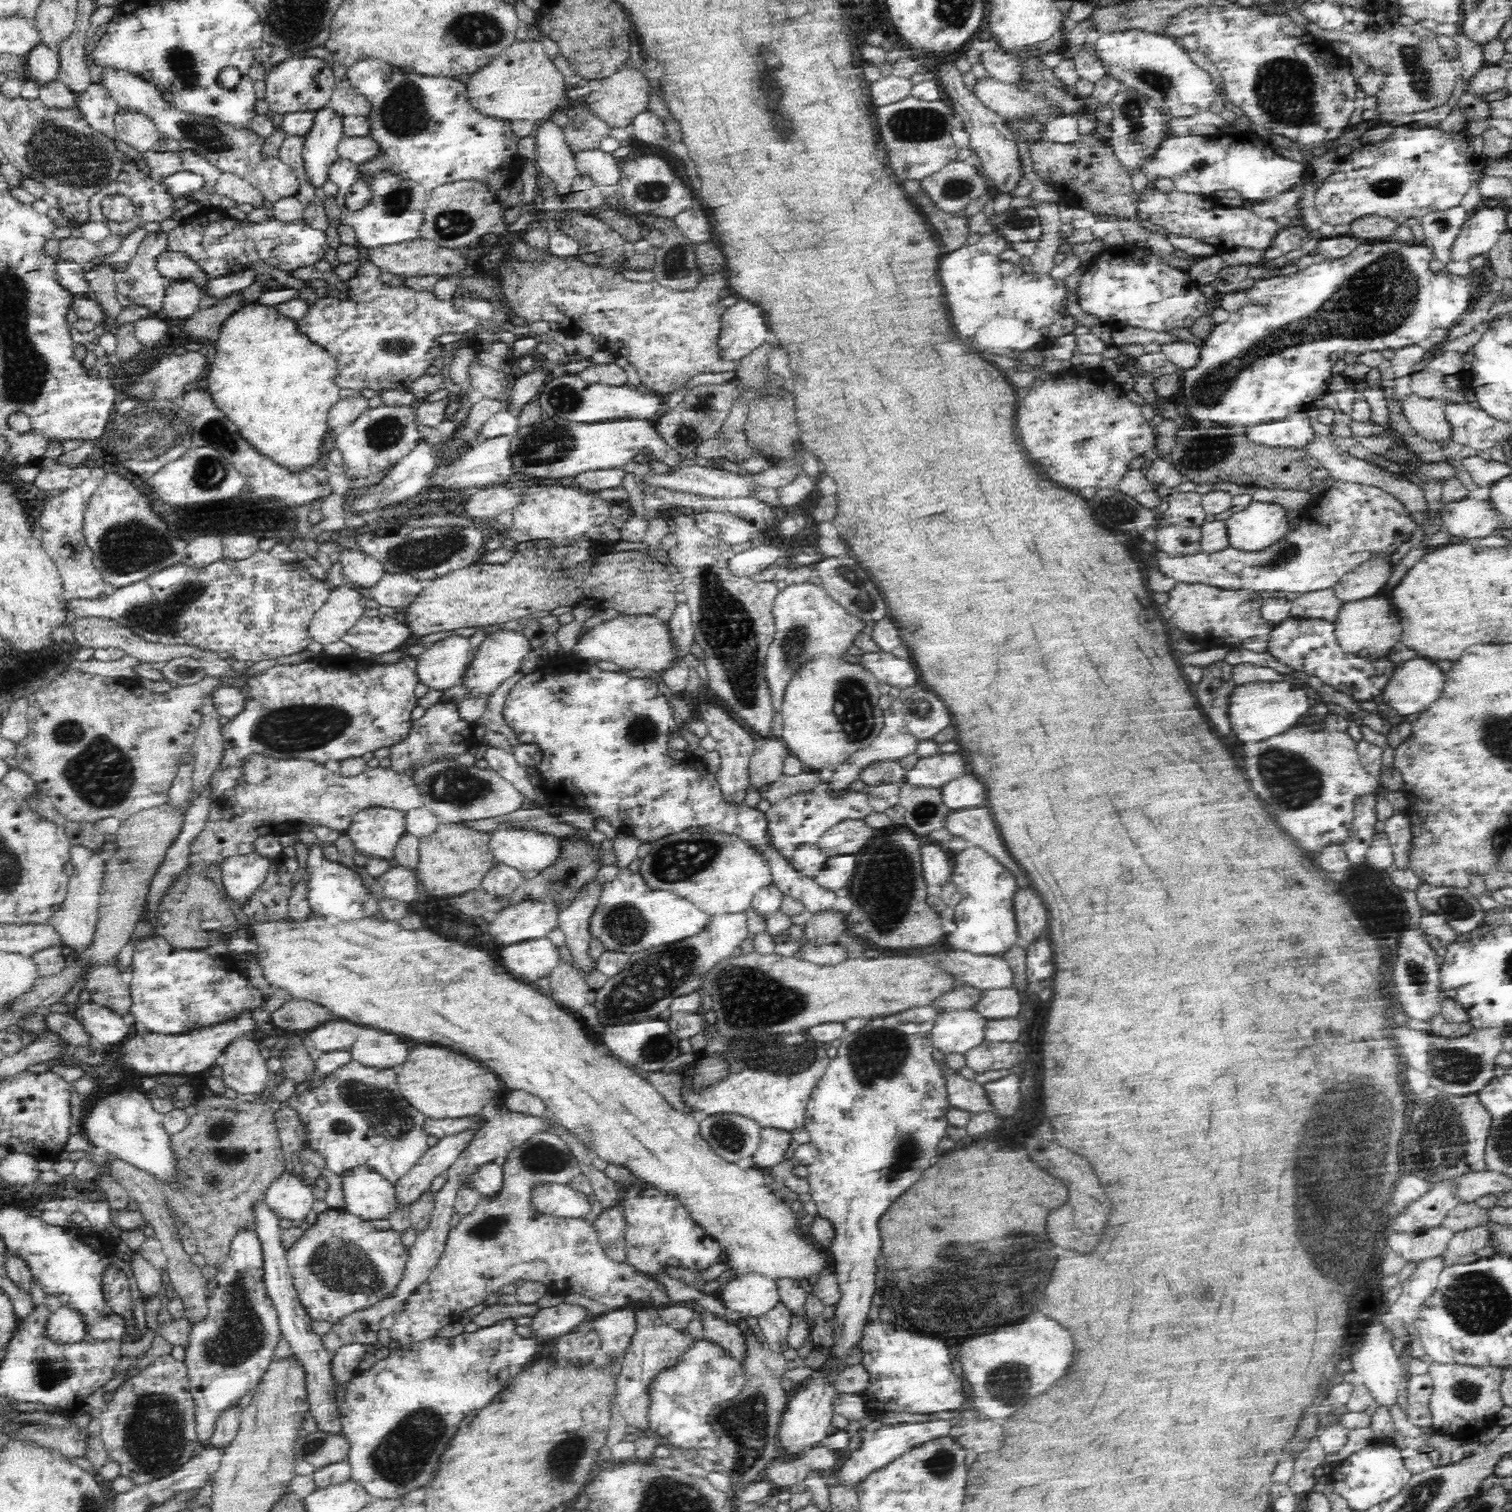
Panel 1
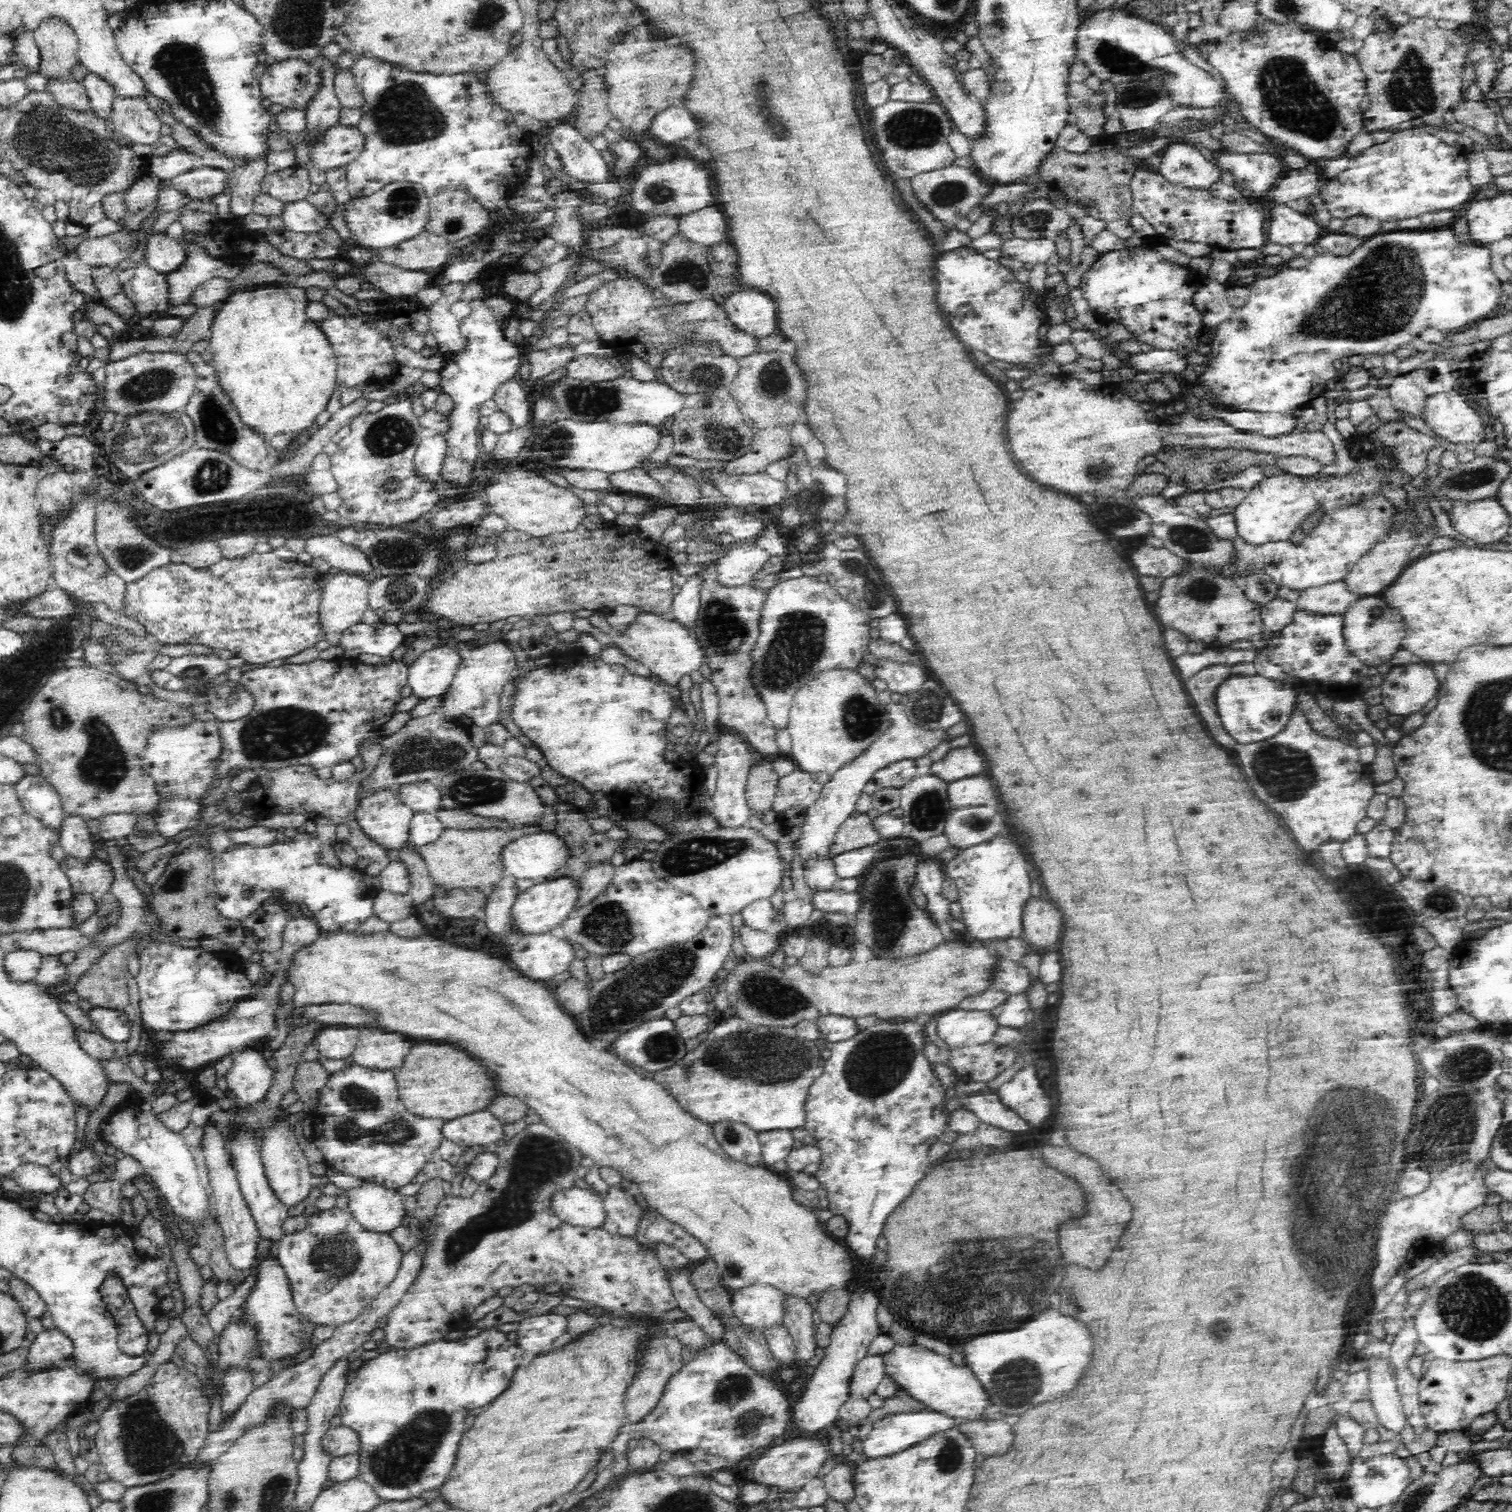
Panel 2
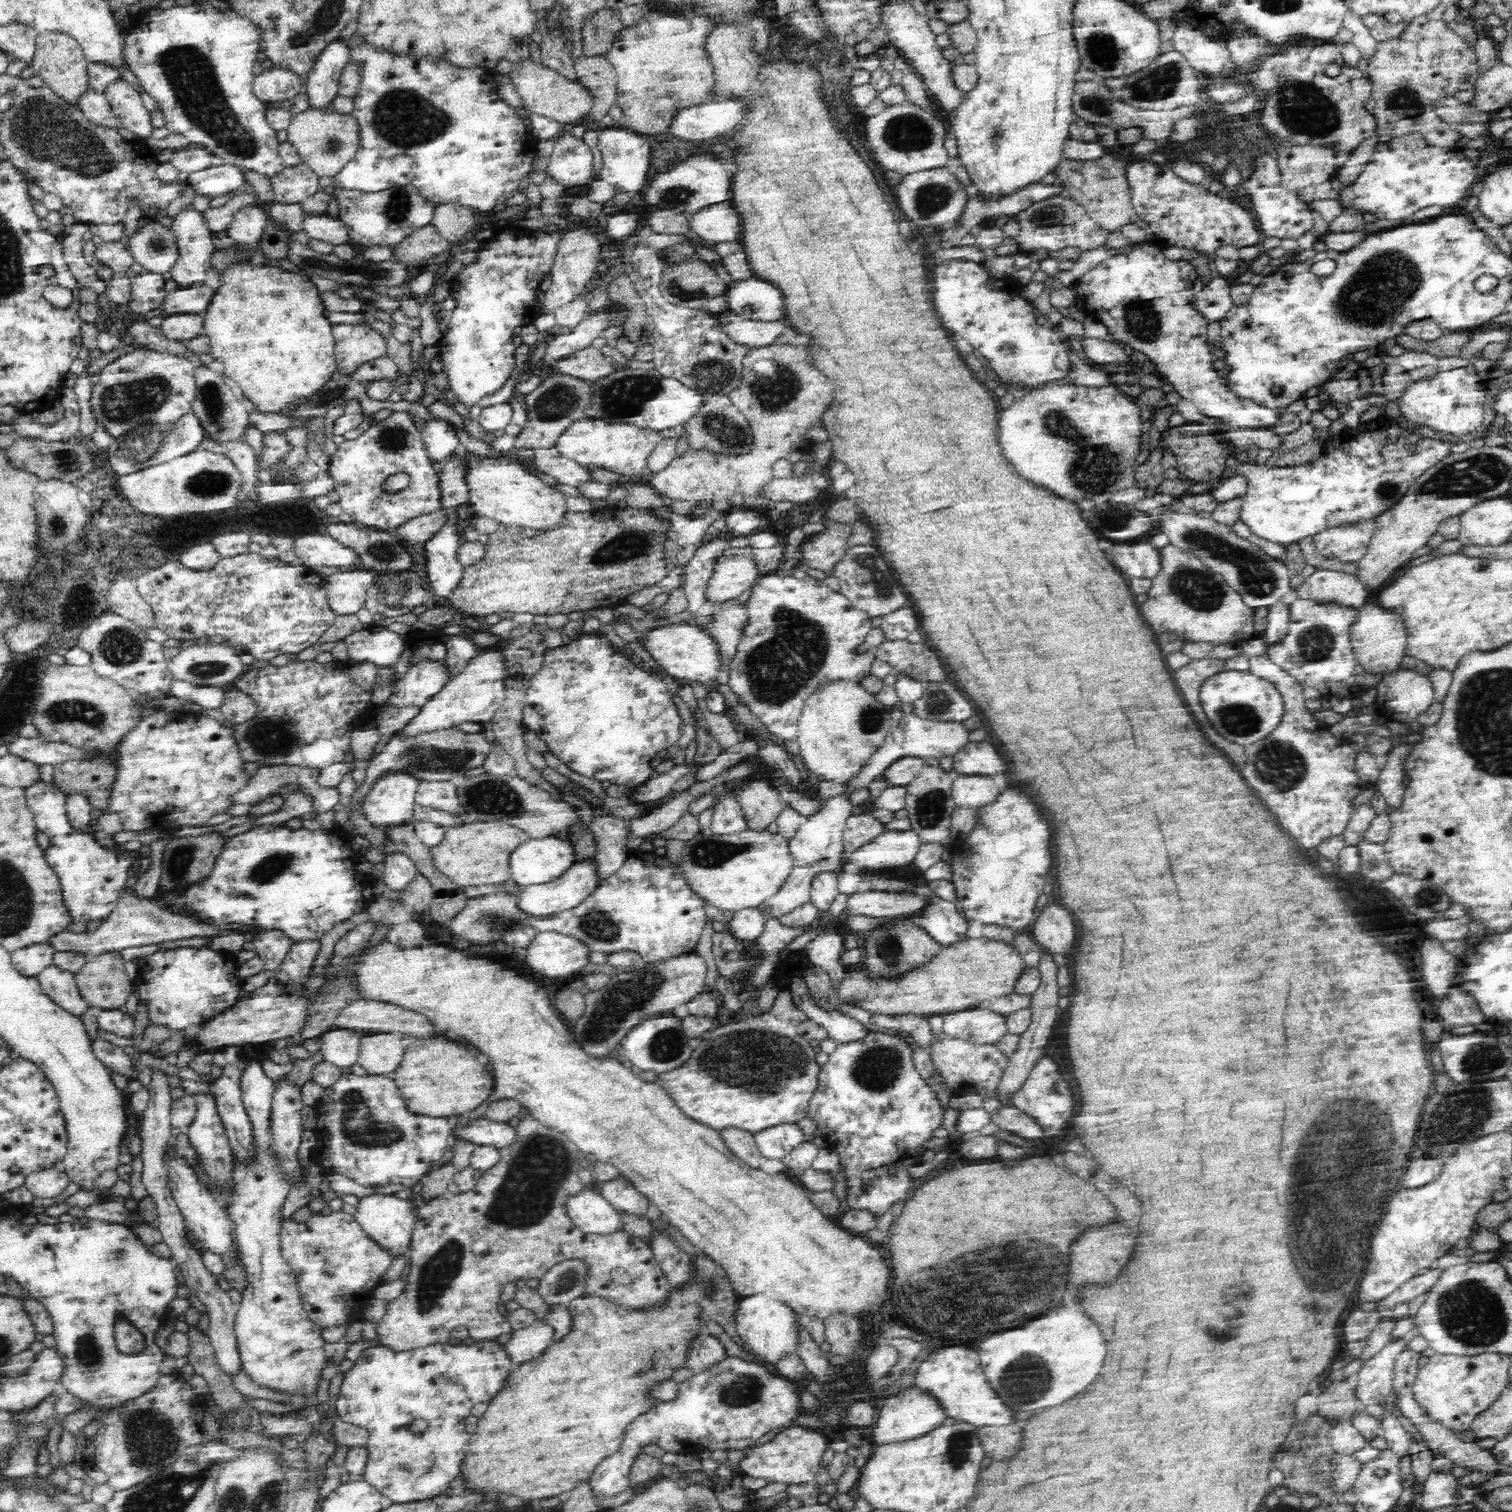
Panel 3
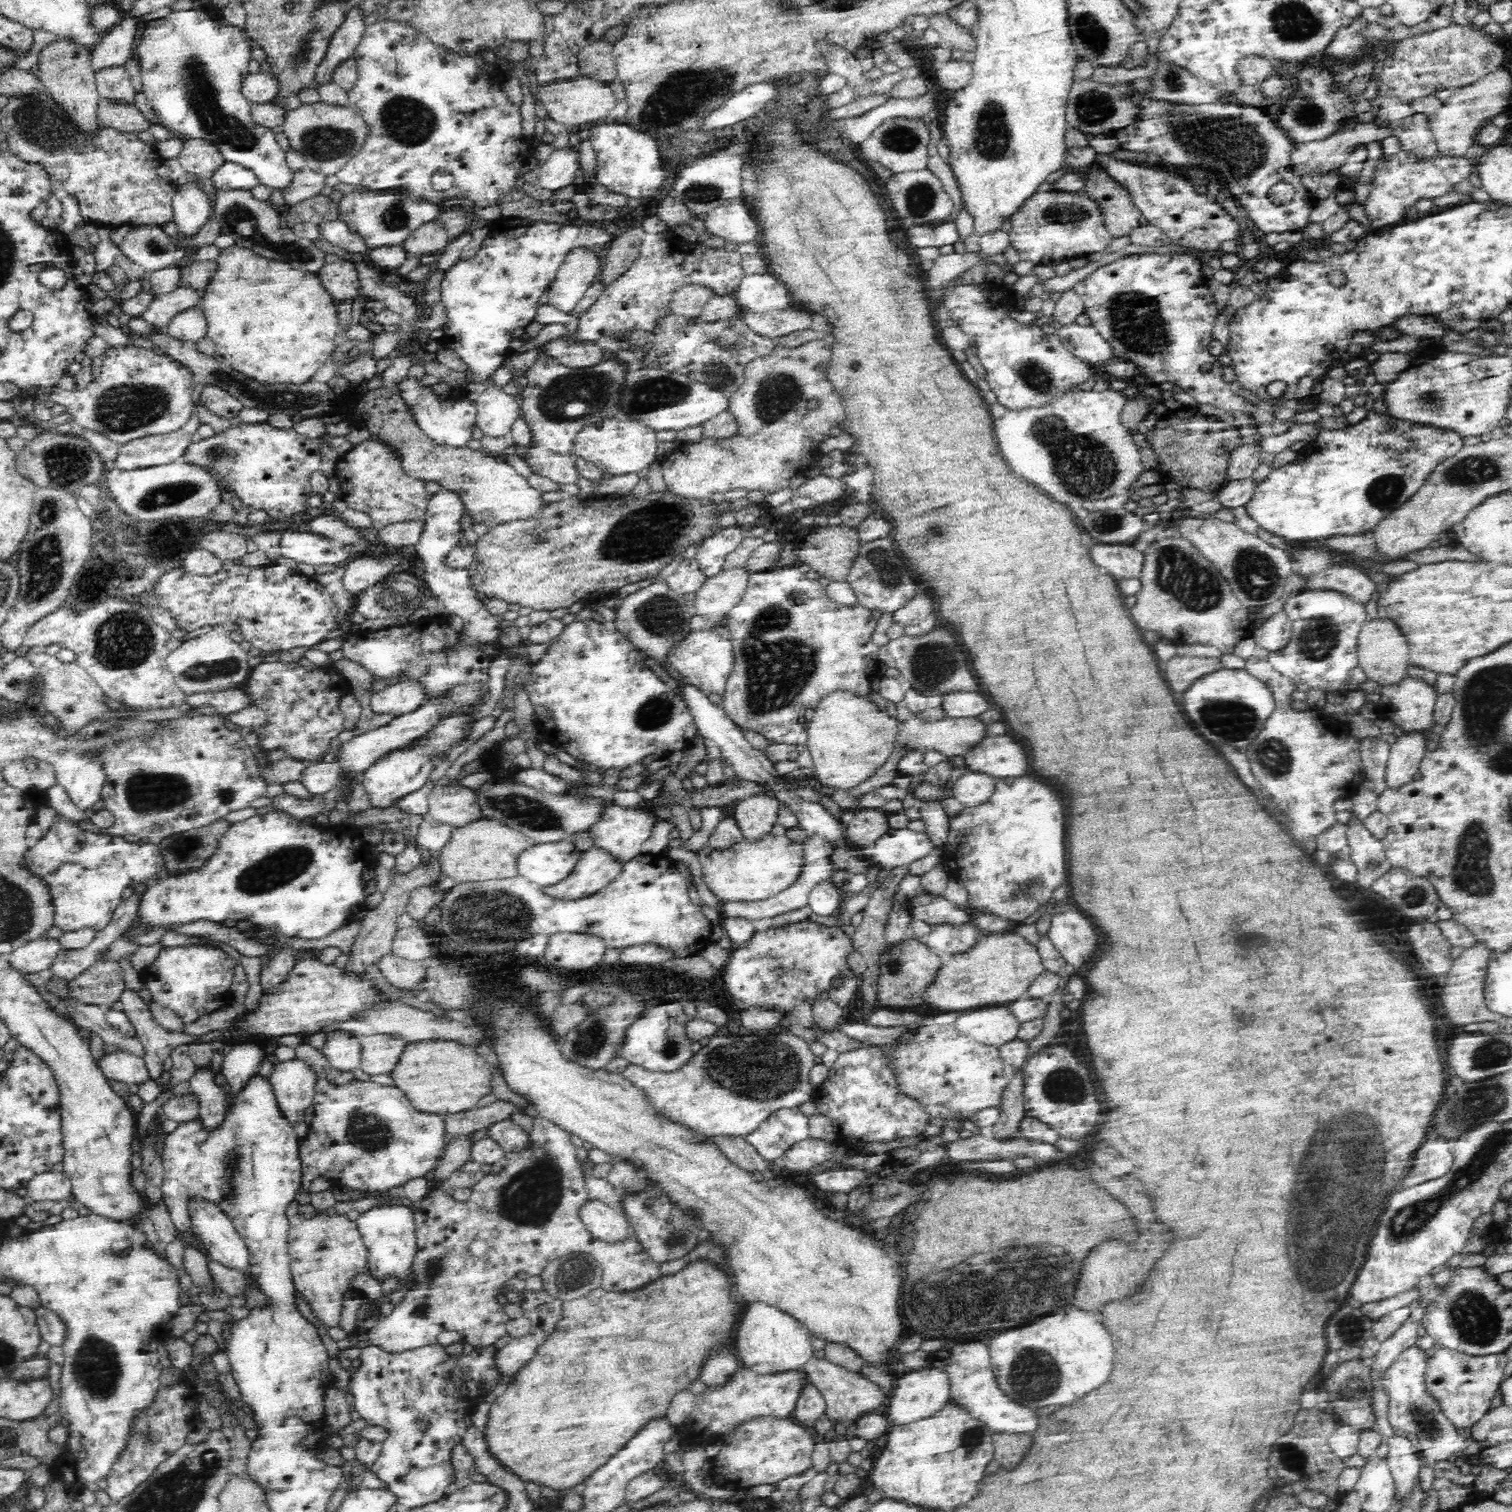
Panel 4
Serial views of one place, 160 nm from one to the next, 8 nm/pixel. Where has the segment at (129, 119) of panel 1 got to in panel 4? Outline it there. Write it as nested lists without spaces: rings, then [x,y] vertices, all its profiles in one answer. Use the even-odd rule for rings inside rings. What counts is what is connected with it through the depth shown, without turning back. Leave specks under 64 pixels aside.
[[[124,66],[96,72],[95,81],[102,98],[117,101],[124,106],[135,106],[137,92]]]

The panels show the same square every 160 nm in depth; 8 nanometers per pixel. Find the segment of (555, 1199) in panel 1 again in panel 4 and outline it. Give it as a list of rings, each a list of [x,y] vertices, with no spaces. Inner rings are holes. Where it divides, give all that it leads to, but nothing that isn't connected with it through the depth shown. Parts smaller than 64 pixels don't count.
[[[588,1199],[578,1208],[578,1215],[591,1236],[603,1242],[622,1242],[628,1238],[630,1225],[618,1210],[600,1200]]]

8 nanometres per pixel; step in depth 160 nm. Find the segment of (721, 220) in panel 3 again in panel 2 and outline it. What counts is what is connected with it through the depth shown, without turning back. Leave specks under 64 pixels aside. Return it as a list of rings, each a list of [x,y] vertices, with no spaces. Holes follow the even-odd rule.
[[[716,206],[678,216],[678,228],[682,237],[706,248],[727,241],[726,219]]]

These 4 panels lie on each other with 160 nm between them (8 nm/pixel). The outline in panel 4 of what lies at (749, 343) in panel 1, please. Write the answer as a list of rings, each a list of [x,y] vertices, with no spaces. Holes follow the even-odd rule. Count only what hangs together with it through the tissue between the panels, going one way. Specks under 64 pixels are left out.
[[[768,272],[745,275],[732,295],[739,310],[752,314],[766,314],[792,306],[788,289]]]

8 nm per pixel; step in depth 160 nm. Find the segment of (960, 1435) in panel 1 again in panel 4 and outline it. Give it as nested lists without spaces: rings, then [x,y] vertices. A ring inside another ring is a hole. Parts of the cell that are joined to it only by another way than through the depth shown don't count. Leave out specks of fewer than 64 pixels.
[[[992,1432],[991,1437],[994,1446],[994,1460],[1002,1468],[1012,1468],[1014,1464],[1018,1464],[1018,1460],[1022,1460],[1022,1456],[1026,1454],[1026,1448],[1032,1442],[1030,1434]]]

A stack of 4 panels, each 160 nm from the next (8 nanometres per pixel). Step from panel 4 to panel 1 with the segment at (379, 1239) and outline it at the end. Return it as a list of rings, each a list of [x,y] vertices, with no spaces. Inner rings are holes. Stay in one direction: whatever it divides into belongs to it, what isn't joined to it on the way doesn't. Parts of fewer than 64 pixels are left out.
[[[359,1165],[342,1176],[344,1210],[363,1221],[386,1220],[396,1210],[394,1186],[369,1165]]]

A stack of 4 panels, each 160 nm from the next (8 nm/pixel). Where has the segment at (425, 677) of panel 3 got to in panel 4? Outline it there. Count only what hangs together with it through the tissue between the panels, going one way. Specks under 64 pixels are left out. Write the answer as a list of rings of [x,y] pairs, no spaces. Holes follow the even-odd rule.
[[[404,677],[400,682],[396,682],[396,684],[392,684],[392,686],[388,686],[377,692],[371,699],[370,706],[372,707],[372,711],[379,714],[396,714],[398,717],[417,710],[427,699],[427,690],[420,679]]]

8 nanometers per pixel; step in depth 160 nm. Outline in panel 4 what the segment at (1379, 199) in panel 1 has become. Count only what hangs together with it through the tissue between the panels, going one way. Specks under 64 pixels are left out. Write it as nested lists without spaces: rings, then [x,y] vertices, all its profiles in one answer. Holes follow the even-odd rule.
[[[1401,149],[1396,154],[1388,154],[1388,157],[1381,155],[1370,178],[1370,194],[1364,203],[1371,223],[1370,232],[1402,224],[1408,220],[1408,214],[1418,200],[1436,200],[1450,194],[1457,184],[1468,181],[1474,168],[1477,166],[1468,158],[1446,156],[1440,152],[1431,157],[1423,157]]]

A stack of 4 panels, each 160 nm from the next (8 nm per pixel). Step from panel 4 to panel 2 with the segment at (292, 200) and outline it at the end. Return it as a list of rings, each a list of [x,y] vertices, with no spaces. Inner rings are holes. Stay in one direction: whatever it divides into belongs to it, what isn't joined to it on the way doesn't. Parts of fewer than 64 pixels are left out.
[[[300,166],[285,168],[264,176],[259,187],[262,193],[283,203],[302,200],[310,194],[309,173]]]

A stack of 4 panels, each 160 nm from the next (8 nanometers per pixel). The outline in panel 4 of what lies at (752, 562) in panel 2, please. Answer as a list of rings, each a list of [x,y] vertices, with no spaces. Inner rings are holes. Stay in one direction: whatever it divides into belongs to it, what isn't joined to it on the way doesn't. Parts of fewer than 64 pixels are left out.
[[[746,567],[729,568],[703,582],[700,590],[696,592],[694,611],[696,615],[703,618],[706,627],[710,627],[726,618],[731,608],[738,604],[738,601],[744,596],[750,574],[751,572]]]

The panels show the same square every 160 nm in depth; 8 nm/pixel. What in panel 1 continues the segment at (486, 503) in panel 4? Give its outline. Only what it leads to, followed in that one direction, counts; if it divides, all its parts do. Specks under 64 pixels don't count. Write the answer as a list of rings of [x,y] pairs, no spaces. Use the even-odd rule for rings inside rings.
[[[563,484],[527,487],[525,502],[514,511],[514,526],[528,534],[532,540],[548,540],[552,543],[574,543],[584,537],[590,528],[598,528],[610,520],[610,504],[585,493],[575,485]]]

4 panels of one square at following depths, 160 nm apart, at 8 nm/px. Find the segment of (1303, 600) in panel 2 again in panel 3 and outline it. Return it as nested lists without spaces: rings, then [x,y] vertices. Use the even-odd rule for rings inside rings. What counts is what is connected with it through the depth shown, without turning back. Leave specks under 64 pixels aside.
[[[1315,568],[1315,571],[1308,576],[1304,582],[1296,588],[1299,598],[1311,600],[1314,604],[1335,604],[1346,608],[1360,608],[1366,604],[1370,591],[1357,582],[1352,574],[1343,573],[1328,569]]]

